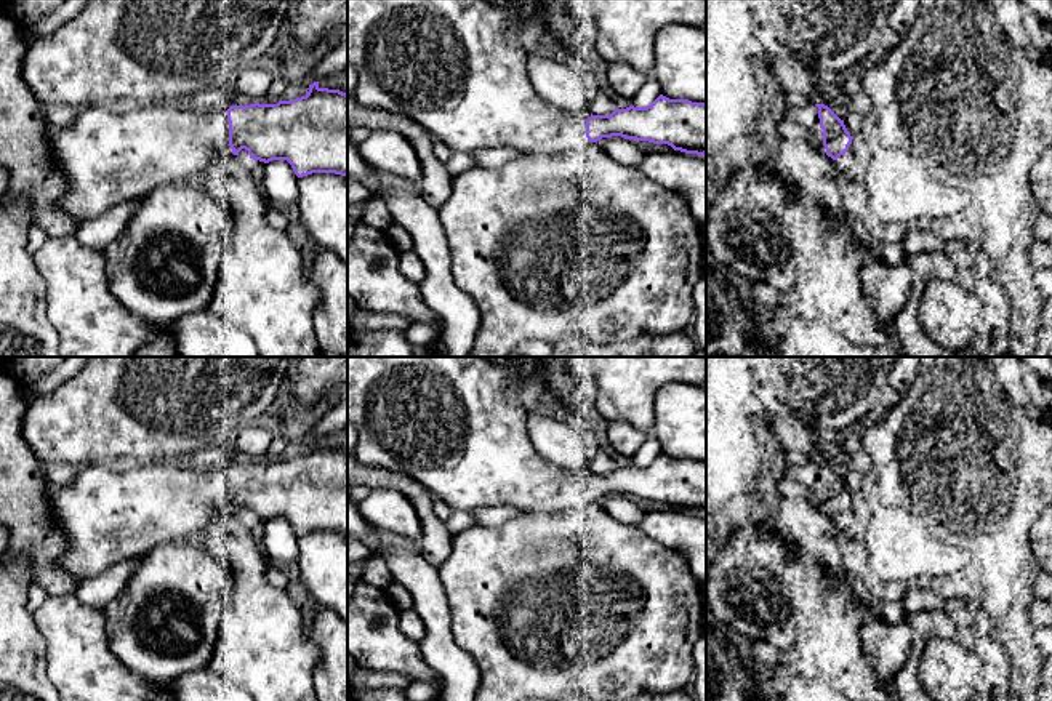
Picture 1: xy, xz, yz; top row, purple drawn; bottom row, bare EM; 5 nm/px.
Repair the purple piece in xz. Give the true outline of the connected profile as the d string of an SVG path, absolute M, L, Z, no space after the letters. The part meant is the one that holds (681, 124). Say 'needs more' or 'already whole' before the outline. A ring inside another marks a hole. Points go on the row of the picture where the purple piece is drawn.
needs more; M347 0L347 62L359 82L354 98L367 107L400 114L420 123L453 152L482 147L514 147L524 154L578 152L602 138L668 144L685 154L706 154L706 104L660 94L647 107L629 106L610 115L568 112L543 99L525 70L527 54L508 40L508 22L516 11L490 0Z

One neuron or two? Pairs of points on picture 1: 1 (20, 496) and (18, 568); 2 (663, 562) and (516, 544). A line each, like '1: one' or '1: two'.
1: two
2: one

